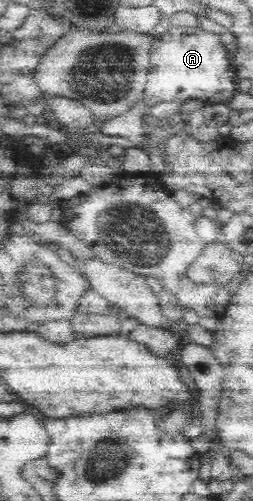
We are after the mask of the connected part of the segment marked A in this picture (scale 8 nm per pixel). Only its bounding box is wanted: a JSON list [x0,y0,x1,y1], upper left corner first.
[143,26,237,104]

